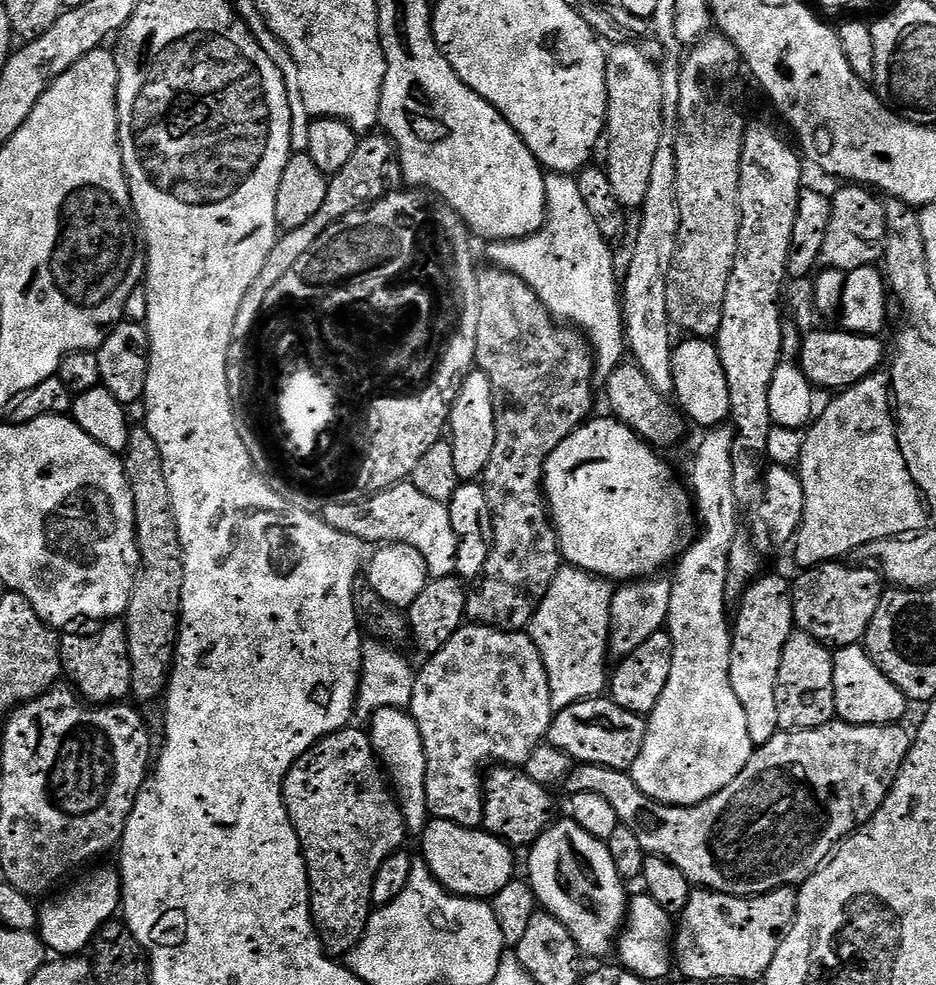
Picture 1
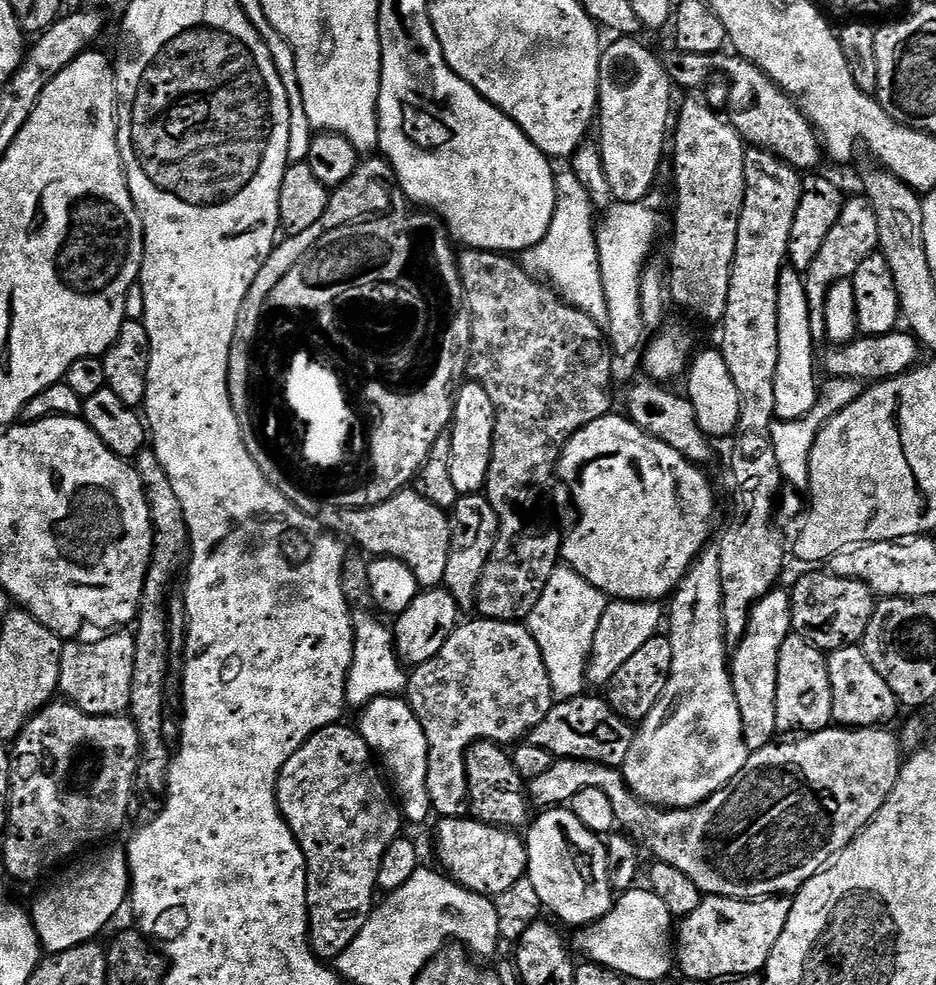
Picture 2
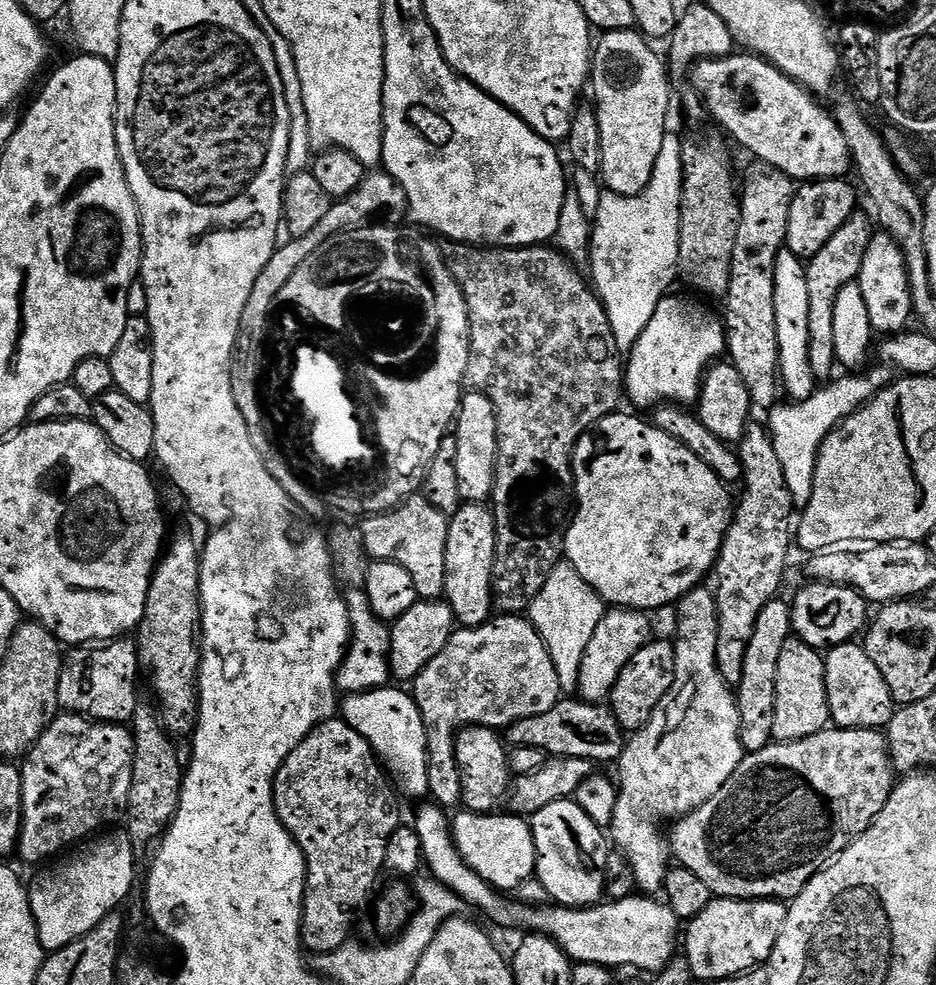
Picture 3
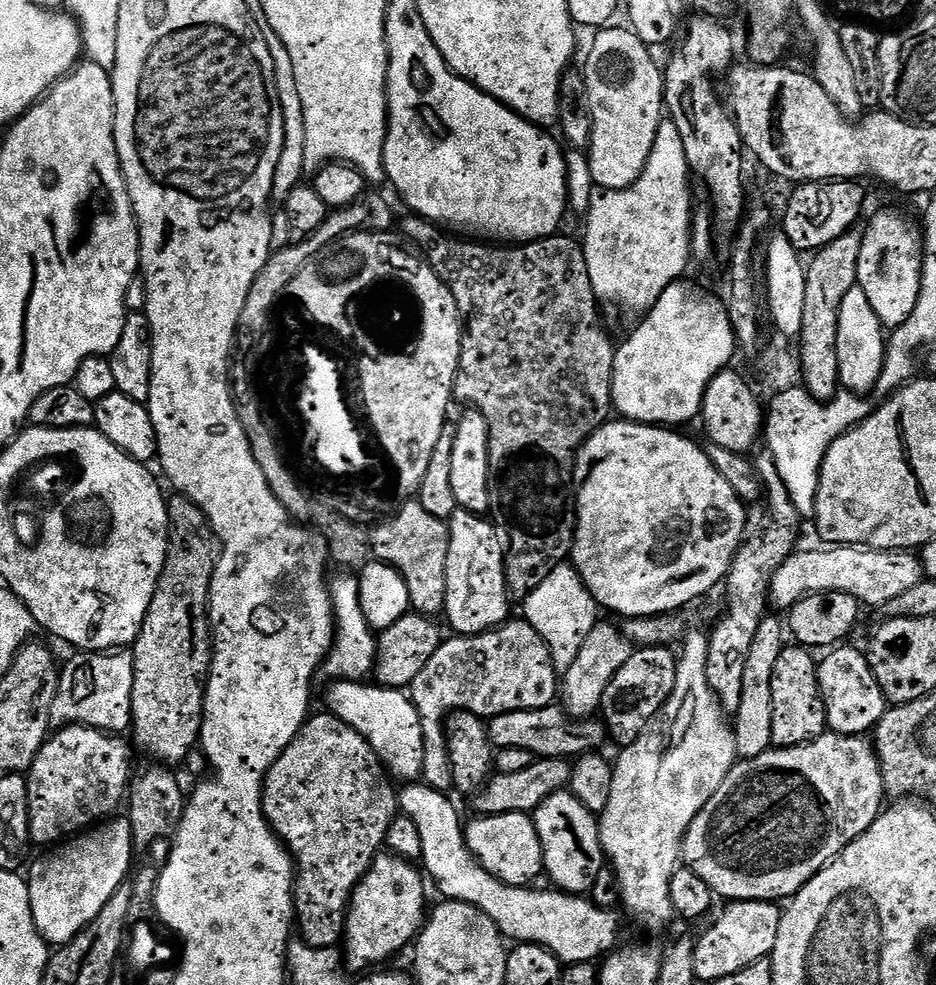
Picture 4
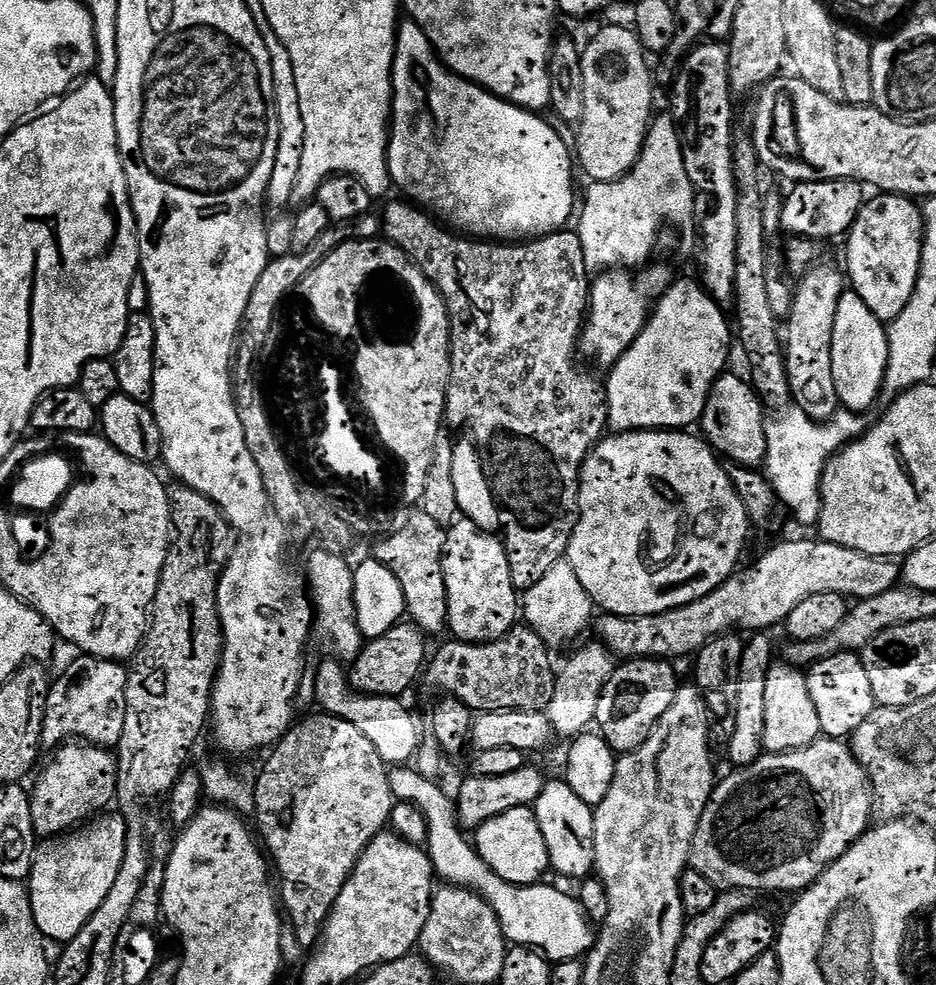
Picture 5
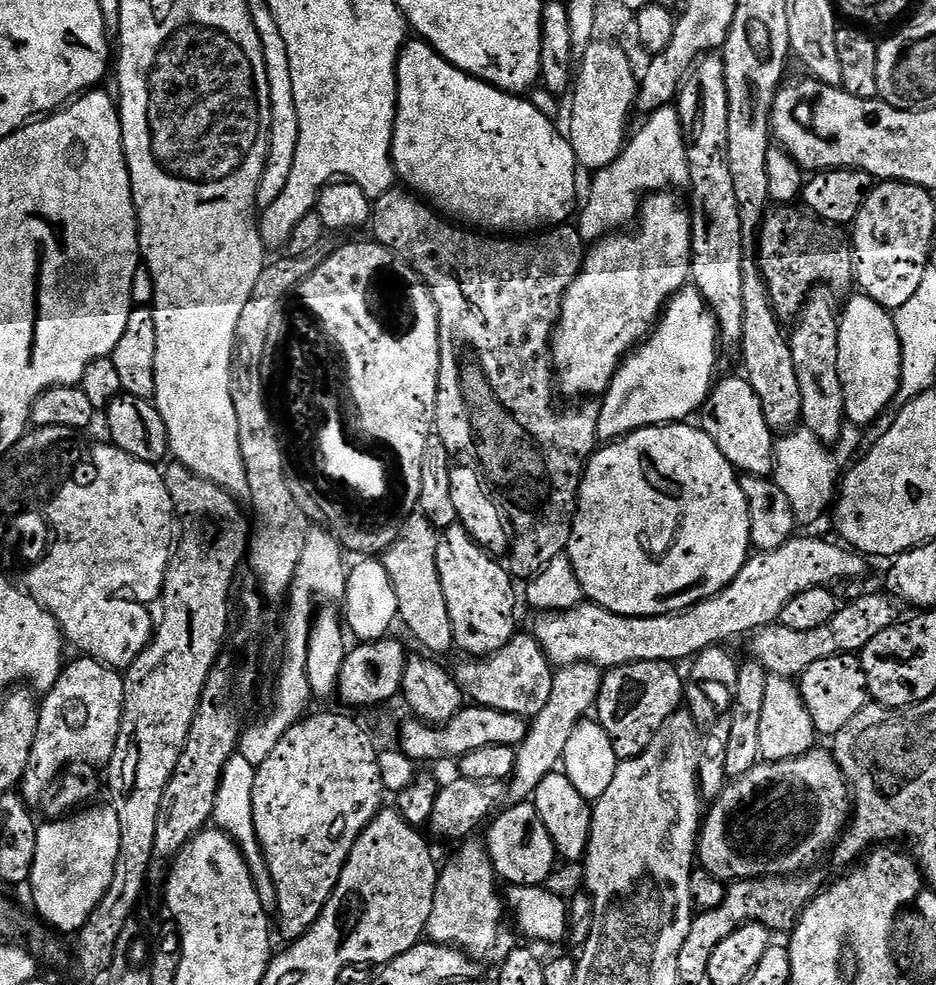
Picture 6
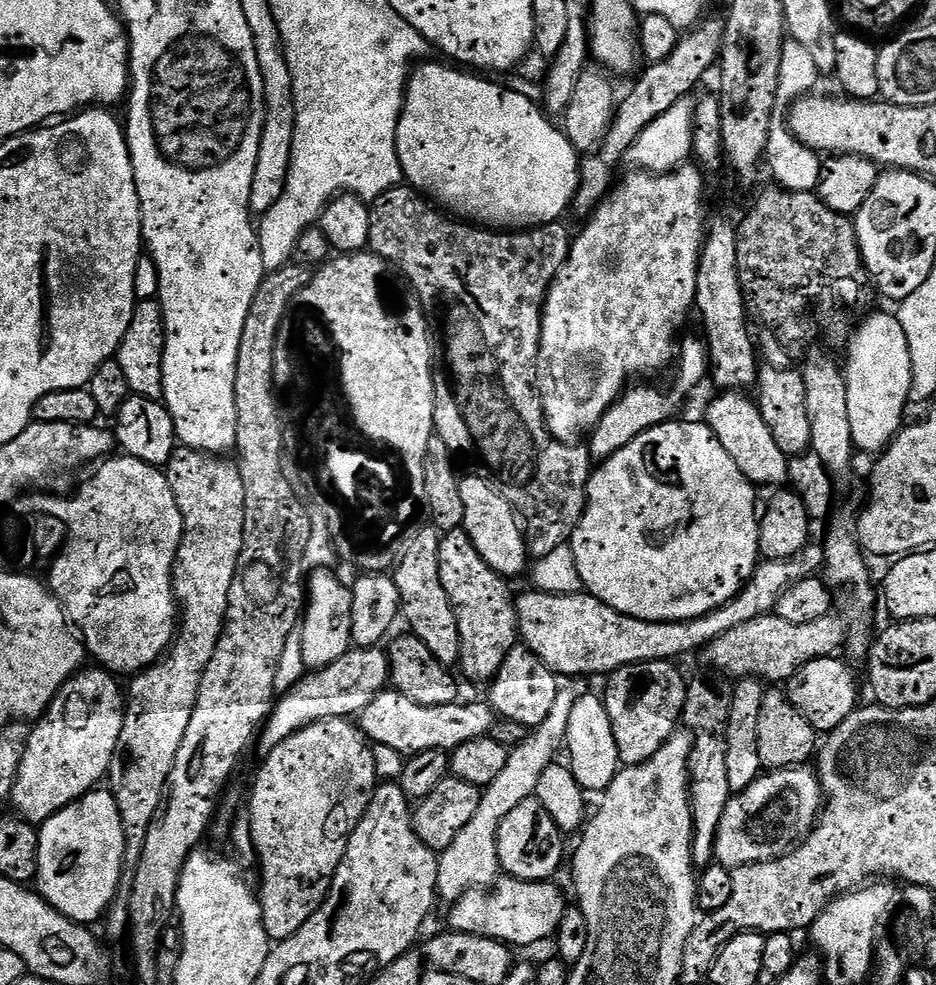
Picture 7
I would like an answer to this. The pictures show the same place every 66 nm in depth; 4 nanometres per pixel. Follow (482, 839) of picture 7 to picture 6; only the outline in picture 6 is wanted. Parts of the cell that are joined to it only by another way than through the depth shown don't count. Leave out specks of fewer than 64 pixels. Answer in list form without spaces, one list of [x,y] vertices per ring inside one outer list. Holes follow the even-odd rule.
[[[566,664],[553,675],[546,707],[531,721],[528,736],[516,748],[516,765],[510,777],[513,801],[527,801],[535,793],[538,782],[561,767],[566,742],[570,742],[570,734],[574,734],[580,721],[595,709],[603,681],[601,669],[594,664]],[[472,838],[461,843],[459,848],[456,861],[439,869],[426,936],[433,944],[451,944],[453,948],[461,948],[473,959],[484,962],[500,940],[502,900],[499,895],[496,897],[498,877],[487,847],[481,841],[479,844],[476,838]]]

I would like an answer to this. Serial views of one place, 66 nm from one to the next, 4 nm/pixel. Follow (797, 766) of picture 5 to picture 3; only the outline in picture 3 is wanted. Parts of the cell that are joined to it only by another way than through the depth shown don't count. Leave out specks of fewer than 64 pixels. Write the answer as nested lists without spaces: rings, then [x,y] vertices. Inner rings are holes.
[[[833,727],[831,730],[825,730],[823,732],[819,732],[818,734],[814,734],[810,738],[806,738],[805,740],[797,740],[795,742],[773,742],[768,745],[767,748],[763,748],[762,750],[758,750],[757,752],[745,755],[743,759],[740,761],[740,765],[736,767],[736,775],[731,776],[729,780],[726,781],[724,785],[722,785],[715,794],[711,796],[710,799],[704,803],[700,808],[696,808],[693,812],[688,813],[687,816],[677,819],[675,821],[676,829],[673,830],[672,836],[670,832],[670,852],[674,857],[675,863],[679,865],[679,867],[685,868],[686,870],[690,870],[694,874],[698,874],[698,878],[702,878],[702,882],[706,882],[706,886],[711,890],[713,897],[723,898],[726,900],[778,900],[781,902],[791,901],[792,897],[797,896],[803,888],[810,882],[810,878],[816,875],[817,872],[820,871],[821,868],[828,867],[829,864],[832,863],[833,860],[836,859],[837,856],[840,855],[841,852],[844,852],[851,846],[854,841],[863,834],[863,832],[869,828],[874,822],[874,818],[878,815],[882,809],[886,806],[886,802],[890,798],[890,794],[892,793],[894,787],[894,779],[892,780],[892,776],[894,777],[894,769],[892,766],[892,761],[888,754],[888,738],[887,735],[883,731],[874,729],[874,728],[838,728]]]

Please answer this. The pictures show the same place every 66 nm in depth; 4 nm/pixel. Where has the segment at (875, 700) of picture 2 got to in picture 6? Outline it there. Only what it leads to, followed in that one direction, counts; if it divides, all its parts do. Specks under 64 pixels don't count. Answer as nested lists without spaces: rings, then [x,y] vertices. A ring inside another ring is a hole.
[[[856,654],[822,658],[822,662],[814,662],[810,670],[801,674],[798,683],[802,702],[806,710],[810,710],[810,718],[814,718],[814,726],[821,737],[835,738],[870,702],[866,674],[860,665],[860,657]]]

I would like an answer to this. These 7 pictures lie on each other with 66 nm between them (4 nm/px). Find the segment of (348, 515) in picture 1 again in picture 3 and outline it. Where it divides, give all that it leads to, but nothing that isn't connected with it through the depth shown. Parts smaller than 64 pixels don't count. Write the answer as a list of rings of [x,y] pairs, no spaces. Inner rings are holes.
[[[409,498],[399,507],[380,515],[369,515],[359,525],[364,539],[364,549],[368,556],[376,562],[391,562],[402,566],[406,574],[410,574],[412,585],[416,587],[417,597],[432,602],[444,596],[444,571],[446,570],[446,542],[448,541],[449,517],[437,510],[423,498]]]

